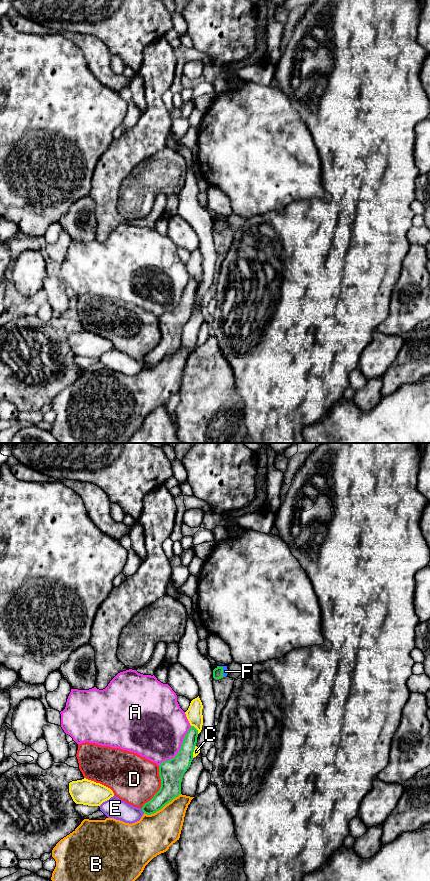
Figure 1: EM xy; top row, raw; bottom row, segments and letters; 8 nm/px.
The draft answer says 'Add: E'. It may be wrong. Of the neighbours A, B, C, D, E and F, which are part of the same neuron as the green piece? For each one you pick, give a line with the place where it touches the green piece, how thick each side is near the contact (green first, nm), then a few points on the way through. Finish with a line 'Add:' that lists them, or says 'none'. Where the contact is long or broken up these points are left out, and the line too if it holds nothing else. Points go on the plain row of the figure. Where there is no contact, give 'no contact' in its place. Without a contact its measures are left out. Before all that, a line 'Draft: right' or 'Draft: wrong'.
Draft: wrong
F: meets green in xy at (222, 222); 80 nm thick on the green side, 50 nm on the other; runs through xy (217, 224), (222, 222), (225, 223)
Add: F

